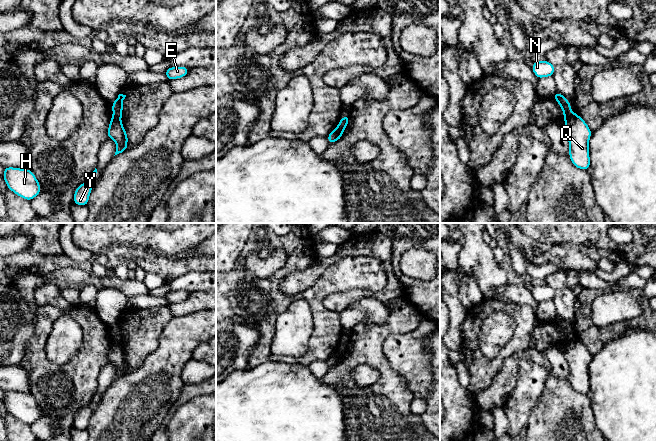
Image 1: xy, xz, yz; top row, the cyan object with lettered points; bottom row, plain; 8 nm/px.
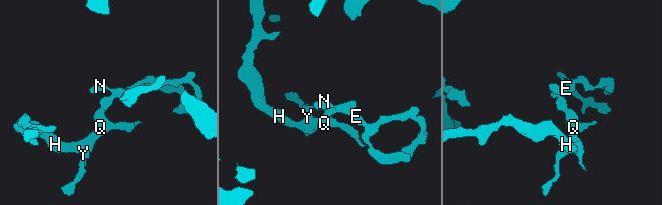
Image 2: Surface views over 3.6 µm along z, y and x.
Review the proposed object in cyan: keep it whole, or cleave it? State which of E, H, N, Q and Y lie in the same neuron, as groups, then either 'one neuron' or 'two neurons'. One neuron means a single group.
groups E N / H Q Y; two neurons

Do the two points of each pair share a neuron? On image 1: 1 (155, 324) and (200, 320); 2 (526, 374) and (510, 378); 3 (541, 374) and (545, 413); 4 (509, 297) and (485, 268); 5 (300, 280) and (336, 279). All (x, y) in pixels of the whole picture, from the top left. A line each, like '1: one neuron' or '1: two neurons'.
1: two neurons
2: two neurons
3: two neurons
4: two neurons
5: two neurons

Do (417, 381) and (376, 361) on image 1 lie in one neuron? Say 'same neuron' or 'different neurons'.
different neurons

